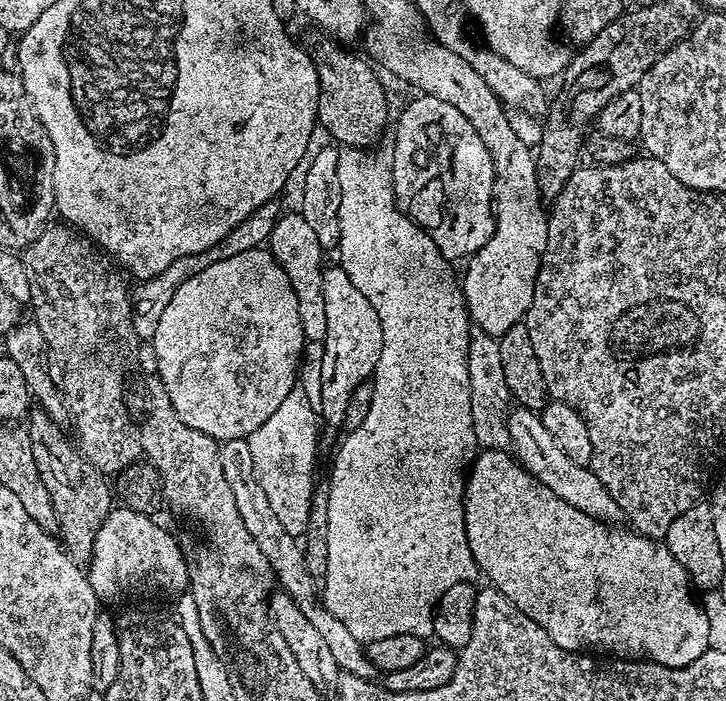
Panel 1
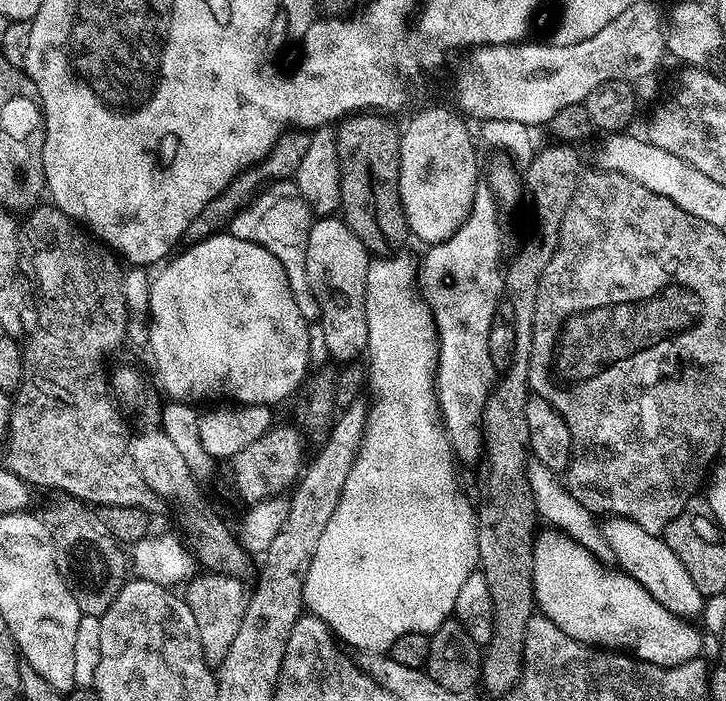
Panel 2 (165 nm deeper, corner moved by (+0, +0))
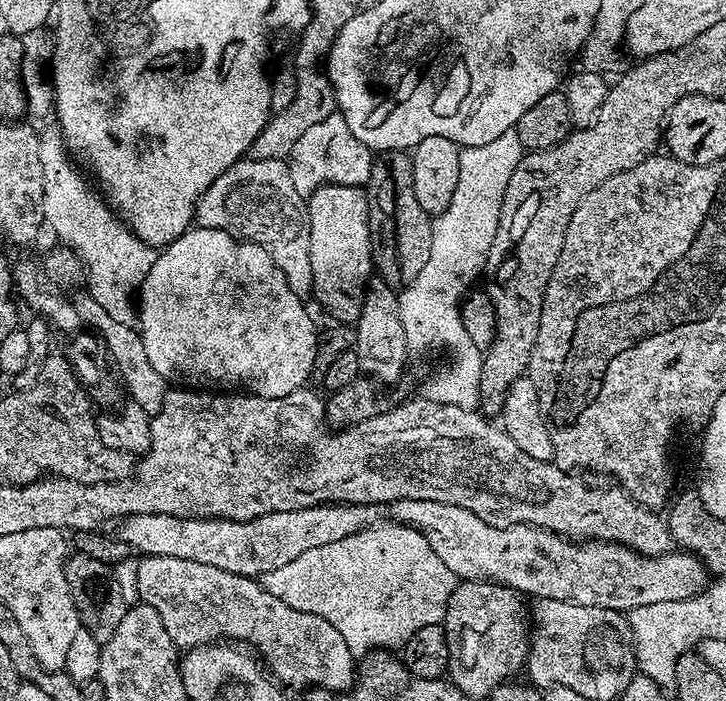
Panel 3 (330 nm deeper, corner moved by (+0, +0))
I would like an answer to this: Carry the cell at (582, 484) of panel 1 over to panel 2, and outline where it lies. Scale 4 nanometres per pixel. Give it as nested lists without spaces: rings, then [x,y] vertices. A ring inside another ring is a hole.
[[[608,516],[605,521],[602,524],[602,531],[606,546],[610,546],[612,560],[615,563],[620,563],[617,564],[619,571],[623,572],[625,576],[632,576],[637,580],[659,604],[666,606],[666,610],[670,610],[673,616],[689,618],[688,616],[699,617],[703,613],[706,601],[705,596],[700,593],[698,586],[694,586],[686,566],[682,566],[682,562],[678,562],[678,554],[674,554],[674,550],[670,550],[670,546],[660,536],[655,536],[646,530],[642,530],[642,526],[638,526],[621,516]]]

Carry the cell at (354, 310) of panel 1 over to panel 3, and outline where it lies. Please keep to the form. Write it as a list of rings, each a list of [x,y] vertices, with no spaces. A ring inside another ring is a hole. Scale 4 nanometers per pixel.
[[[323,184],[306,200],[308,253],[312,271],[312,296],[334,321],[355,325],[364,305],[364,293],[373,275],[372,247],[368,230],[368,204],[360,188]]]

